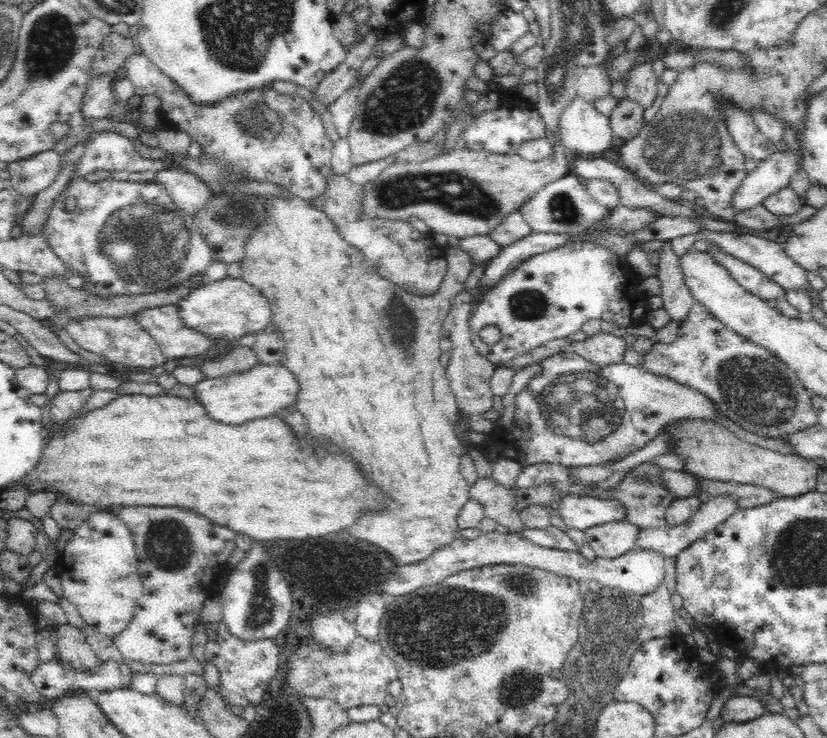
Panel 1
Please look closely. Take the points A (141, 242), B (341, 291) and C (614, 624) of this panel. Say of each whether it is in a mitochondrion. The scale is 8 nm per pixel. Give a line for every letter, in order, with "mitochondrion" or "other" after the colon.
A: mitochondrion
B: other
C: mitochondrion

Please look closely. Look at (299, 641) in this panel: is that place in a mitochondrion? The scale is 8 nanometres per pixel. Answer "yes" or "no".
no

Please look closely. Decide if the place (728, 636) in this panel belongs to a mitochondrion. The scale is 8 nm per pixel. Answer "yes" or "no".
no

